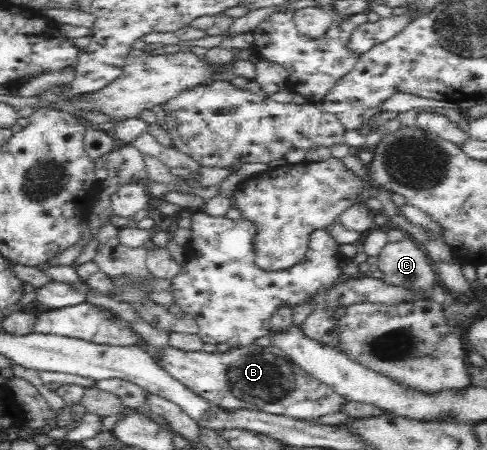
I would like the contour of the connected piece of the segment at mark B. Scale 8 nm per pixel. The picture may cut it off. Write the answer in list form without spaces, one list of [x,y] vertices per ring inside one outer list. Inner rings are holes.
[[[254,343],[222,353],[200,350],[188,352],[167,345],[154,358],[154,362],[196,396],[228,413],[246,409],[289,416],[296,420],[316,420],[324,414],[338,412],[340,404],[347,401],[328,385],[304,372],[274,345],[260,347]]]

